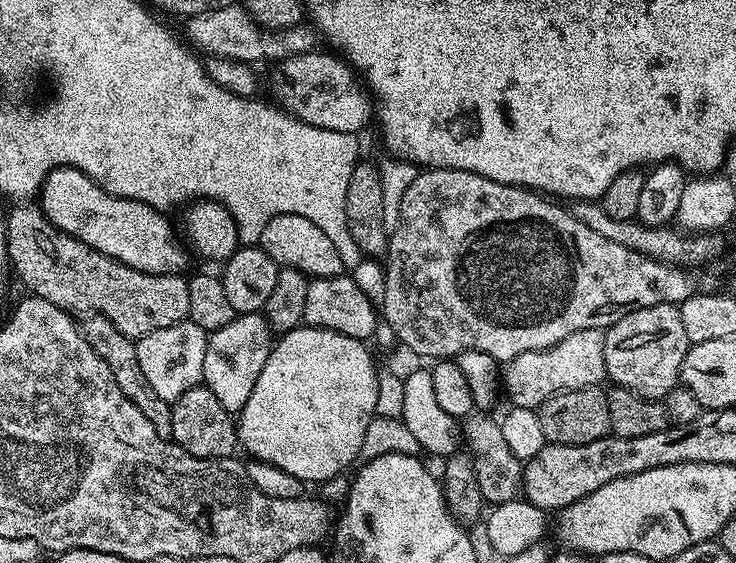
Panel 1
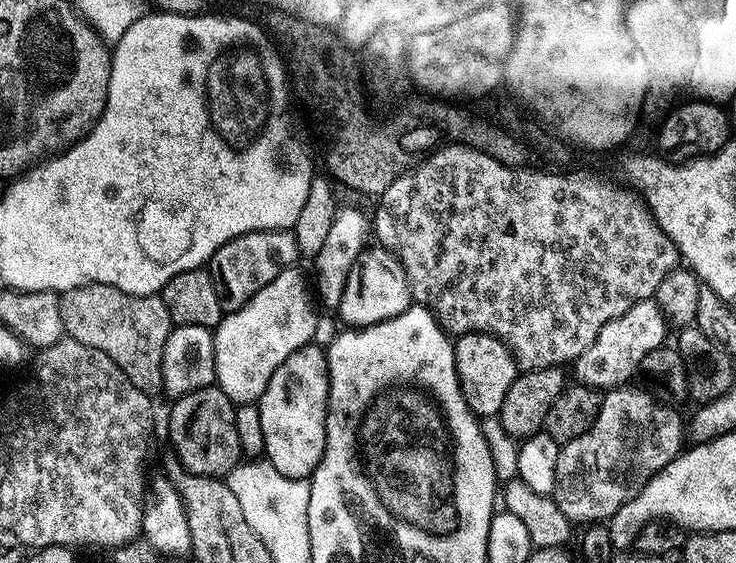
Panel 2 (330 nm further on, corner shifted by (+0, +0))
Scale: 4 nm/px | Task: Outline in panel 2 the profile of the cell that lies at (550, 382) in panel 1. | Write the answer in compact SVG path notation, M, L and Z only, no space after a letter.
M655 299L643 300L630 306L626 314L606 322L598 338L594 338L594 342L590 342L590 346L586 346L586 350L574 361L575 379L586 387L597 390L611 390L627 385L631 381L628 379L639 373L642 358L646 358L650 350L665 343L664 335L667 332L670 332L669 325Z

